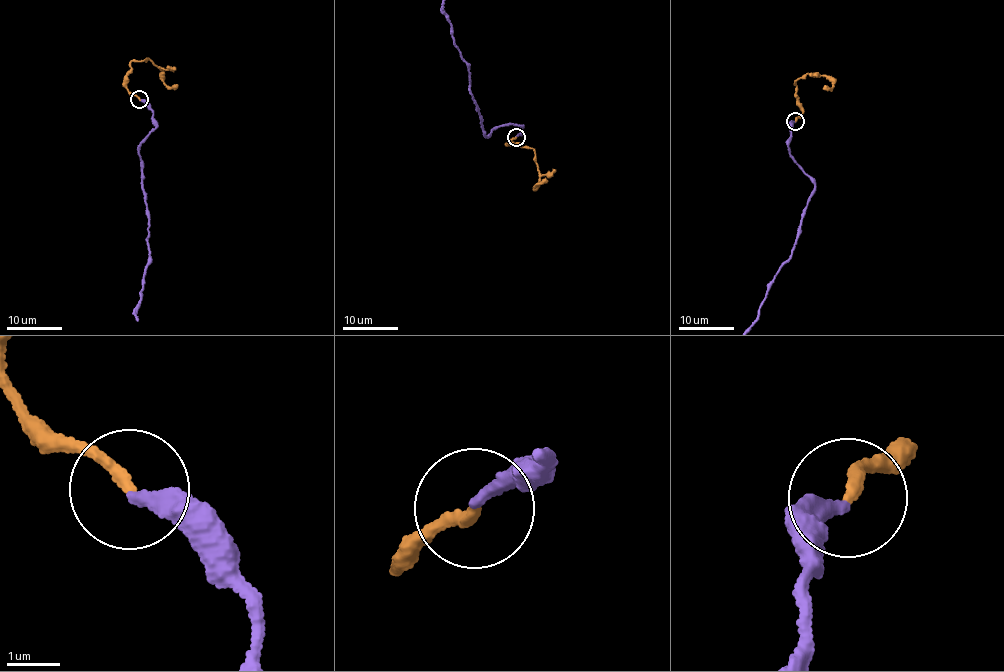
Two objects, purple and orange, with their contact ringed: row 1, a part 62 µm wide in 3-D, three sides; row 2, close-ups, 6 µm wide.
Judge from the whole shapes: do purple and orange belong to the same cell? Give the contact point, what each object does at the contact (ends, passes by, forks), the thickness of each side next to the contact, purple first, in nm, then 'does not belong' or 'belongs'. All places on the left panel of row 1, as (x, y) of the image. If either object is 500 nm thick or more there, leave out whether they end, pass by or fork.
(139, 99) | purple ends | orange ends | 220/200 nm | belongs

